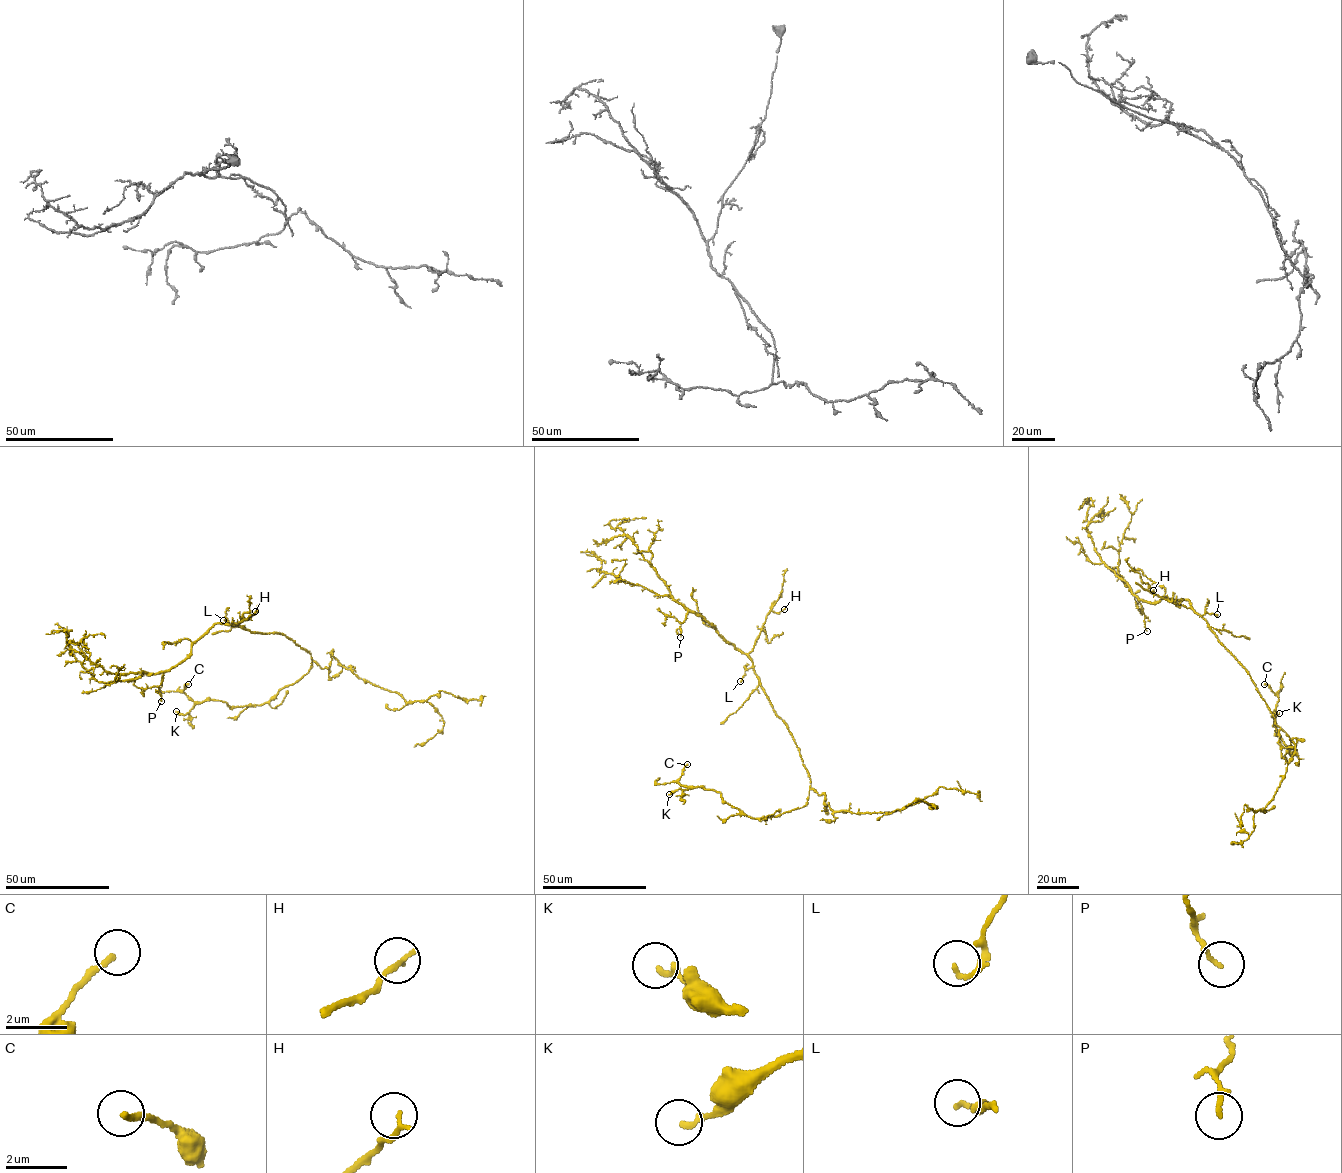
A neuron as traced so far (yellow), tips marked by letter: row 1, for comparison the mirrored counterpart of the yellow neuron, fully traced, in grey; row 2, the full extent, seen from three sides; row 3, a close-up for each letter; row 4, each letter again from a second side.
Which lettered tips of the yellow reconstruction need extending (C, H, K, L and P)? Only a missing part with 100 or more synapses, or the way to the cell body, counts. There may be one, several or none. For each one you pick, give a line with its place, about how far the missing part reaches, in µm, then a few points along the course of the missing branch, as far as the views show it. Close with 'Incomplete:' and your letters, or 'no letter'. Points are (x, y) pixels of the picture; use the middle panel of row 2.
Incomplete: no letter

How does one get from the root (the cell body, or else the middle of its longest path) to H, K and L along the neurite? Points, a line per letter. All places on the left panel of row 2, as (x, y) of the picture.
H: (272, 632), (255, 633), (228, 624), (249, 619), (255, 611)
K: (272, 632), (285, 635), (310, 653), (309, 671), (262, 704), (233, 707), (207, 699), (185, 714), (176, 711)
L: (272, 632), (255, 633), (223, 620)

